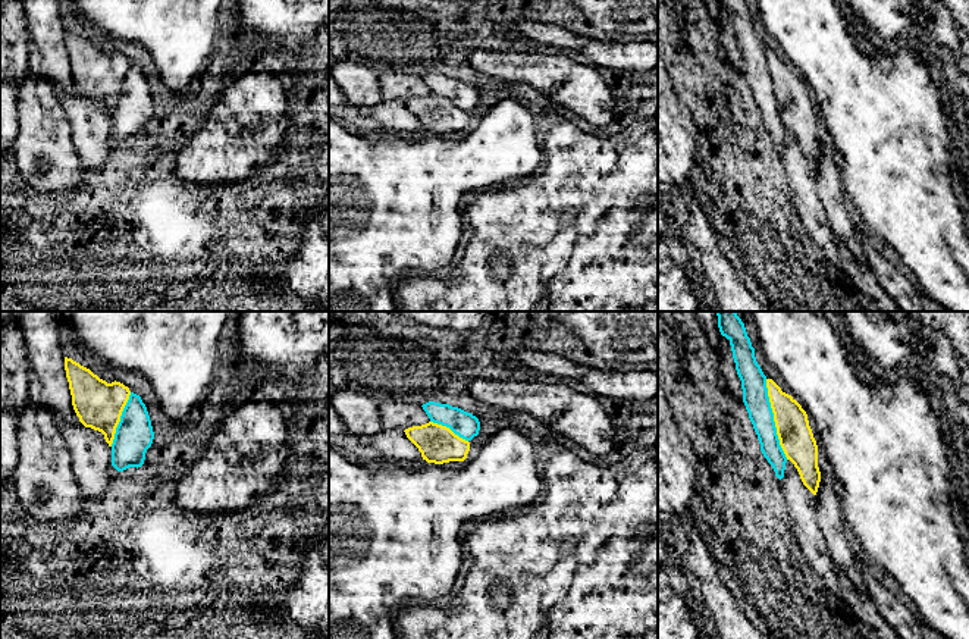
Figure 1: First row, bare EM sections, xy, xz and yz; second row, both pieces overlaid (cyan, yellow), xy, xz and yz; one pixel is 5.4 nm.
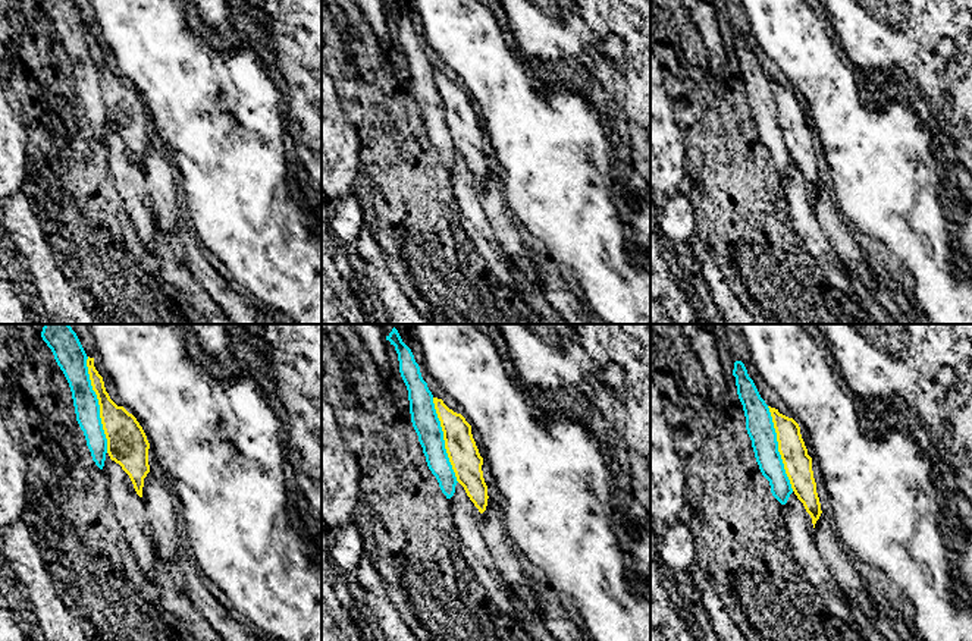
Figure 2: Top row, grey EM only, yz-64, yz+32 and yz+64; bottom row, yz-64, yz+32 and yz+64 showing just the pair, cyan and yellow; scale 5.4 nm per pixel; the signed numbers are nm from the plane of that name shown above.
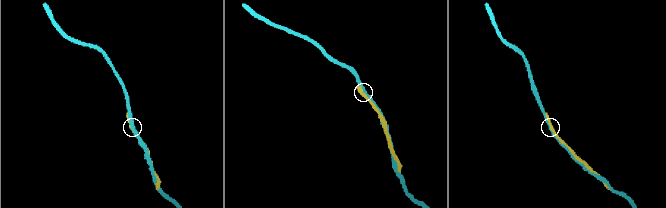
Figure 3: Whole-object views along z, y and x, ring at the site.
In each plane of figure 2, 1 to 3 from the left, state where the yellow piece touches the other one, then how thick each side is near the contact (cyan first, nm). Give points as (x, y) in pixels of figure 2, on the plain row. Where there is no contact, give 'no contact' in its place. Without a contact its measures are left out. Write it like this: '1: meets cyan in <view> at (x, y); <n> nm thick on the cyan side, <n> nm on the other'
1: meets cyan in yz-64 at (99, 77); 140 nm thick on the cyan side, 220 nm on the other
2: meets cyan in yz+32 at (444, 112); 150 nm thick on the cyan side, 170 nm on the other
3: meets cyan in yz+64 at (777, 121); 150 nm thick on the cyan side, 160 nm on the other

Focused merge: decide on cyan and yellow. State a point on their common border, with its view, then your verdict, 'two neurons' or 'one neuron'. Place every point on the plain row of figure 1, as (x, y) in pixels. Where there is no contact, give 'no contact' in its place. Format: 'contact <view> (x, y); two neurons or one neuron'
contact yz (772, 90); two neurons

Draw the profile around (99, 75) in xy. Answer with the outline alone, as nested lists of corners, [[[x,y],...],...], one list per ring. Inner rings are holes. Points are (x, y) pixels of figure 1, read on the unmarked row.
[[[65,28],[65,41],[72,66],[72,76],[85,98],[104,106],[112,118],[122,82],[131,62],[120,53],[107,54],[90,40]]]

